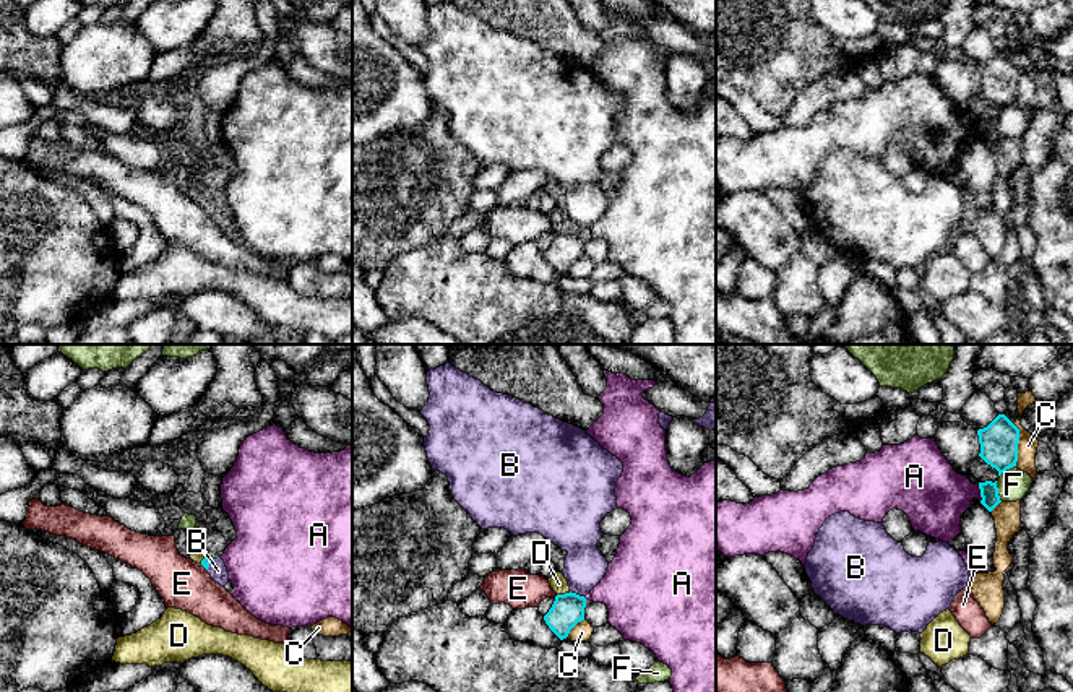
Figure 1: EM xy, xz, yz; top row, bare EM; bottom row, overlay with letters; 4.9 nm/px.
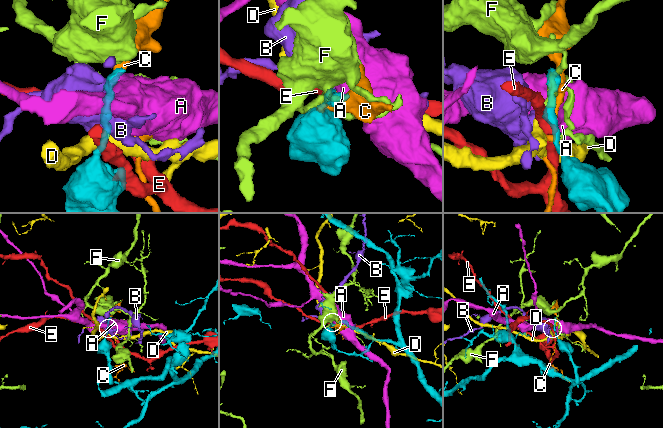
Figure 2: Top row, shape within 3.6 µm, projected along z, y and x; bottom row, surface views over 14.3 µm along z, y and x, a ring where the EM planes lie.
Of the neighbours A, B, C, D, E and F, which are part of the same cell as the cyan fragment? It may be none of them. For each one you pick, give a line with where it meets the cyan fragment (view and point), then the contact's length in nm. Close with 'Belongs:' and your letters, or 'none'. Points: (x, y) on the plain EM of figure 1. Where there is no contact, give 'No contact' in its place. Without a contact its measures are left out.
Belongs: none

